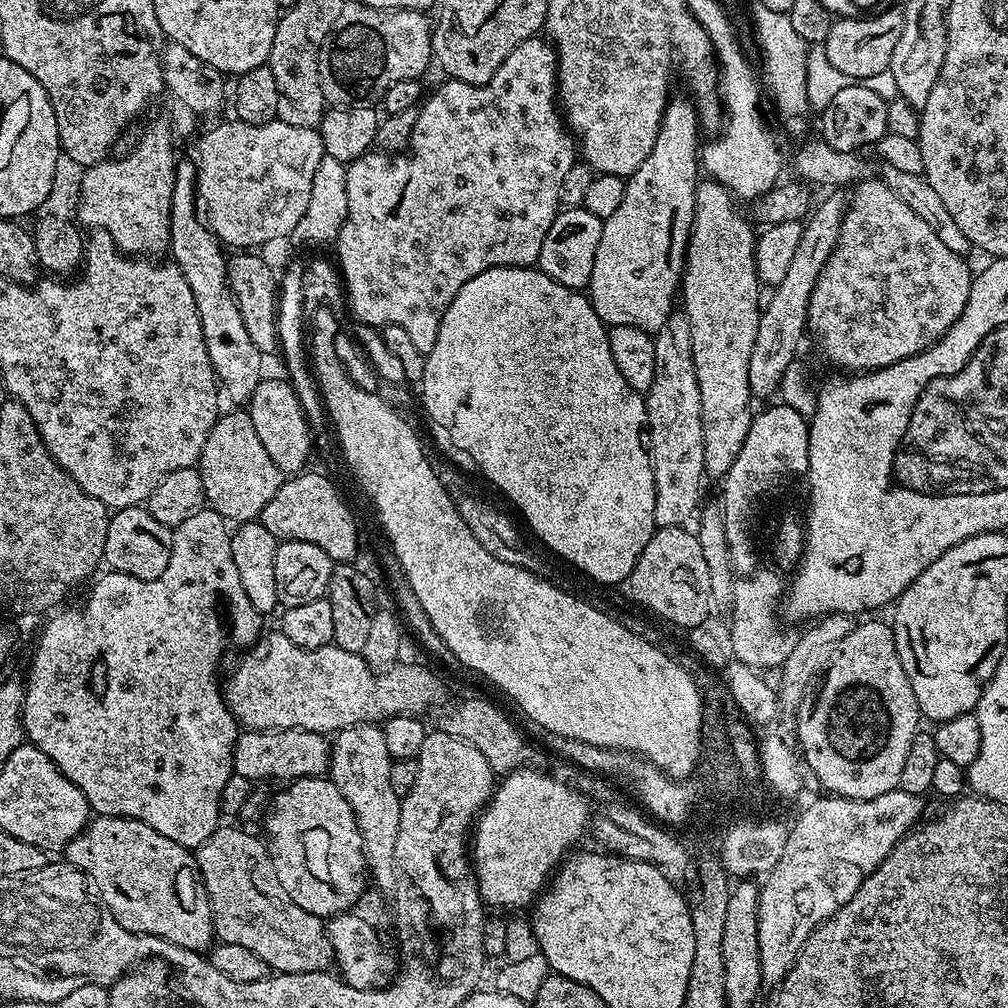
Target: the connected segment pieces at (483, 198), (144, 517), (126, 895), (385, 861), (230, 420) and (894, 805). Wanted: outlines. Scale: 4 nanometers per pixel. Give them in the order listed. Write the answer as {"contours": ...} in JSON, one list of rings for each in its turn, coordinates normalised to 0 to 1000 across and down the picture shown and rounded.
{"contours":[[[[530,35],[522,42],[510,46],[502,62],[494,65],[486,81],[463,83],[441,78],[439,82],[440,84],[429,96],[426,94],[416,106],[415,121],[409,130],[407,149],[392,153],[366,149],[344,164],[345,215],[331,239],[333,250],[337,253],[335,266],[340,273],[343,298],[345,302],[349,301],[349,310],[354,313],[352,316],[359,321],[368,321],[376,327],[380,327],[385,321],[399,323],[399,327],[407,331],[411,343],[415,343],[415,347],[422,351],[431,347],[431,339],[435,339],[435,327],[438,323],[438,315],[446,300],[450,300],[450,292],[454,292],[454,288],[458,288],[458,284],[462,284],[466,276],[487,266],[526,266],[535,259],[538,240],[542,240],[542,228],[546,228],[552,211],[558,206],[556,200],[558,181],[561,180],[562,173],[565,173],[565,169],[573,162],[572,140],[562,126],[562,120],[554,106],[552,50],[543,39]]],[[[146,503],[117,504],[108,511],[103,543],[104,561],[108,560],[111,567],[120,567],[138,575],[152,575],[169,562],[171,549],[172,525],[161,522],[157,514],[147,509]]],[[[95,810],[88,813],[87,818],[67,836],[65,848],[67,848],[65,849],[66,856],[72,857],[76,863],[82,865],[87,870],[94,888],[99,896],[106,901],[107,906],[117,915],[117,919],[121,919],[130,925],[140,925],[146,929],[156,929],[197,945],[201,945],[211,936],[210,900],[208,899],[208,891],[206,890],[202,874],[198,872],[198,863],[194,860],[193,848],[188,842],[177,839],[177,835],[169,835],[169,831],[165,831],[165,827],[157,827],[157,823],[153,823],[153,819],[145,819],[145,815],[137,815],[136,813],[121,812],[120,810]]],[[[358,716],[349,722],[332,727],[328,735],[329,757],[327,773],[335,780],[353,809],[353,818],[361,833],[361,847],[366,858],[377,857],[373,865],[377,869],[390,868],[391,850],[396,842],[396,813],[398,787],[393,787],[389,775],[391,755],[383,742],[381,723],[373,716]]],[[[223,408],[208,427],[196,463],[205,503],[223,517],[245,518],[255,515],[264,498],[272,494],[280,479],[280,469],[272,454],[264,450],[264,442],[260,442],[245,408],[230,408],[234,409]]],[[[892,782],[871,792],[862,794],[844,794],[838,790],[815,788],[806,794],[794,806],[790,814],[785,814],[780,831],[780,840],[776,842],[776,851],[757,870],[758,878],[753,878],[754,899],[752,901],[752,937],[756,954],[756,977],[759,981],[773,981],[784,966],[784,962],[794,949],[798,936],[813,917],[817,917],[833,905],[843,891],[855,879],[855,875],[866,865],[889,838],[914,816],[917,806],[917,794],[914,791],[897,786]]]]}

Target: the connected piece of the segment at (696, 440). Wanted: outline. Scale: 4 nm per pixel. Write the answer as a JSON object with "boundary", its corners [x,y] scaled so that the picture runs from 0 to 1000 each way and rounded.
{"boundary":[[[677,308],[668,309],[667,314],[650,330],[649,336],[651,371],[646,387],[641,390],[641,437],[645,441],[651,479],[649,514],[652,524],[674,524],[682,521],[682,516],[695,507],[694,491],[698,488],[700,477],[696,391],[688,365],[688,339],[685,339],[685,319],[681,312]]]}

